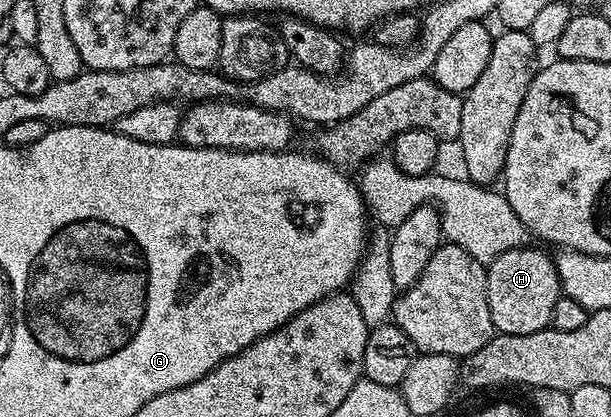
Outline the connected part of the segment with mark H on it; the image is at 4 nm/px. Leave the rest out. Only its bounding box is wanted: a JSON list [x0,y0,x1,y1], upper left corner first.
[486,245,561,334]

